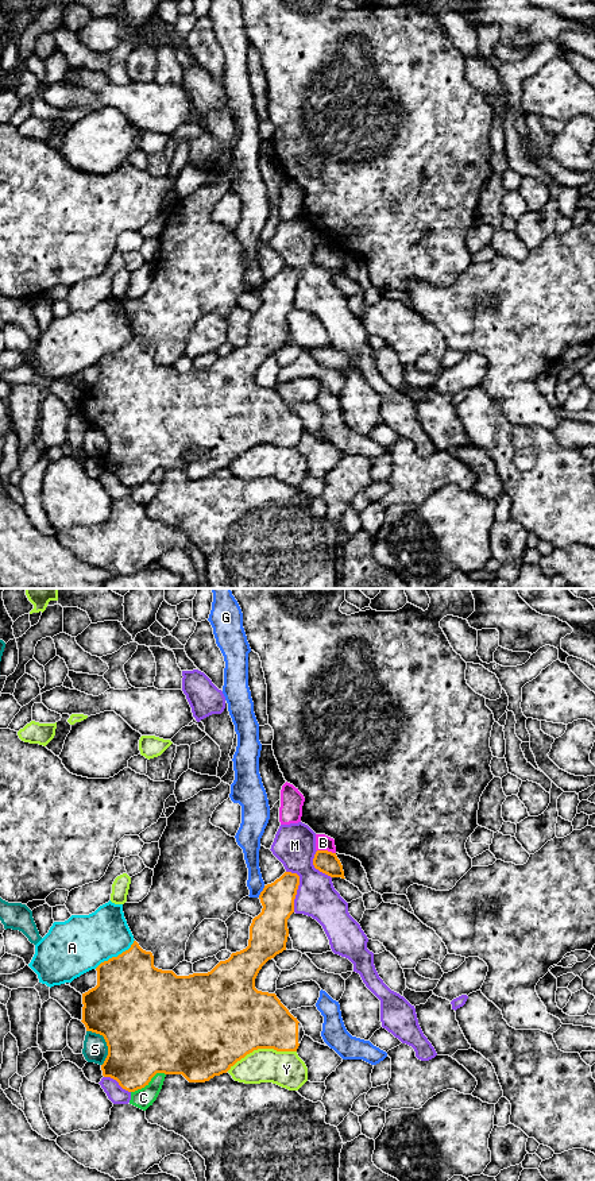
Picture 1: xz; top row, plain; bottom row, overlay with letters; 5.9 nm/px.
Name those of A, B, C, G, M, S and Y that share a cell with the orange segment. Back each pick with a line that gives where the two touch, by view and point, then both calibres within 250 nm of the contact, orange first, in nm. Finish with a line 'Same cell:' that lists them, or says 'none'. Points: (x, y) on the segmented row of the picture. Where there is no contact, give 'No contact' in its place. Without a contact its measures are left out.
Same cell: none

